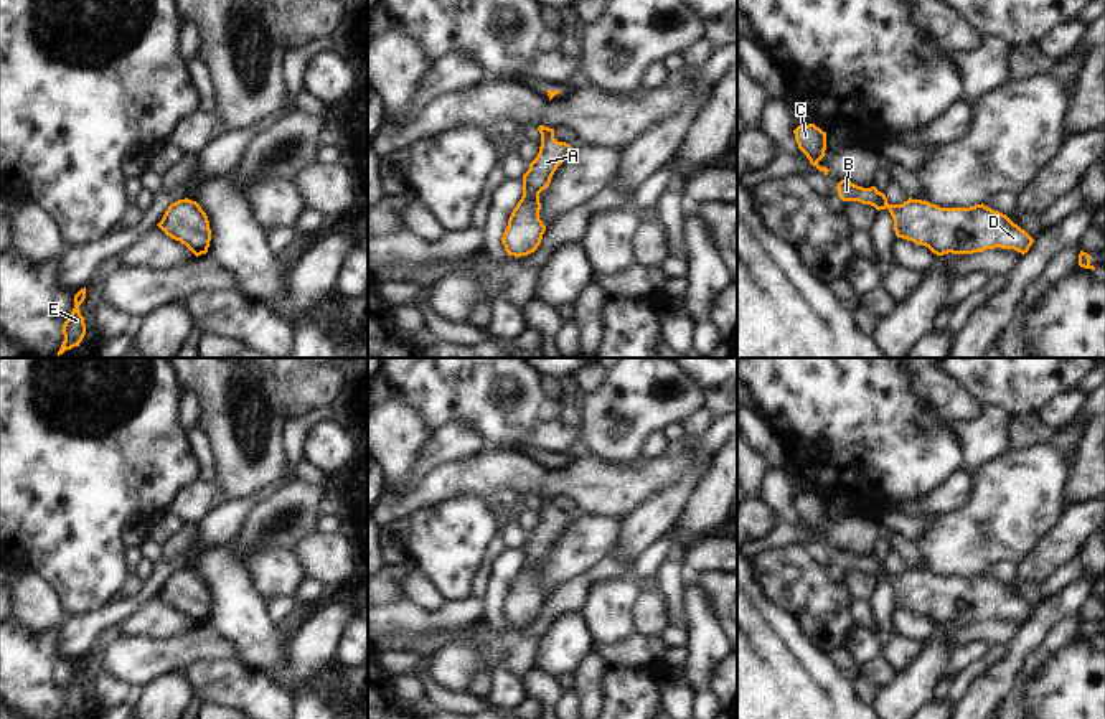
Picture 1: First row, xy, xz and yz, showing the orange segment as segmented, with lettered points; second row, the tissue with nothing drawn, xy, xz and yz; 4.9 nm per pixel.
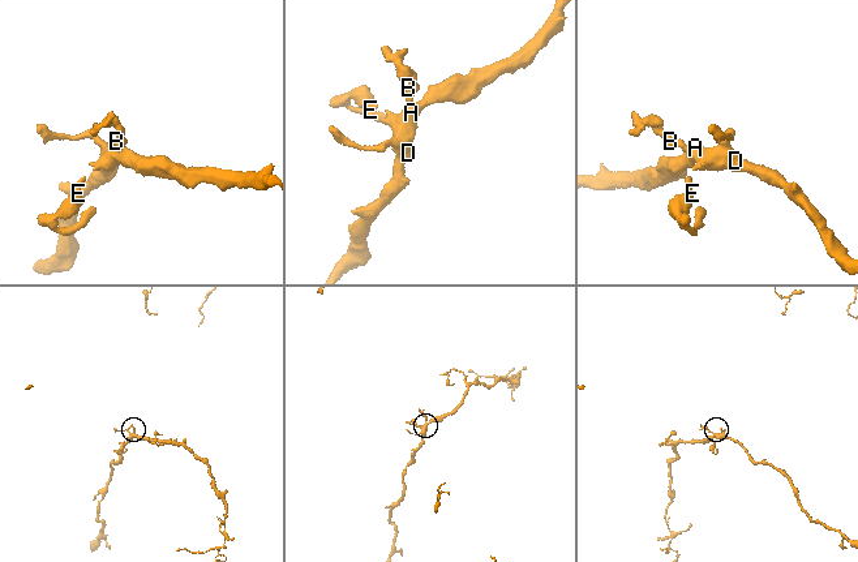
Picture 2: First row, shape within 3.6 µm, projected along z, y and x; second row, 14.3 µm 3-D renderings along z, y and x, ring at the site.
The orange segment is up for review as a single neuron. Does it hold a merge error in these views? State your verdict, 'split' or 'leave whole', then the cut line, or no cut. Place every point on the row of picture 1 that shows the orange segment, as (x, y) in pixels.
leave whole; cut none

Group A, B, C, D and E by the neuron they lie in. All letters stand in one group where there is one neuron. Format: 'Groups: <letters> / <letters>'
Groups: A B C D E

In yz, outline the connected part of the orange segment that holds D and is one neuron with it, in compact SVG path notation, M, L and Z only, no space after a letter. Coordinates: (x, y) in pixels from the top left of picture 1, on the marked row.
M841 180L836 186L843 201L871 204L877 211L889 209L897 237L929 247L933 254L973 254L986 249L1014 249L1023 256L1034 239L1006 214L988 206L940 208L929 201L909 198L902 204L889 204L876 186L863 188Z

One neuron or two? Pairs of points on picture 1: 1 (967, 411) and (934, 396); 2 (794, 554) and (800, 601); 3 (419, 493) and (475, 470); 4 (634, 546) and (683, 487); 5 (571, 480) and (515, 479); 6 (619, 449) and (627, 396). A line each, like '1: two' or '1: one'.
1: one
2: one
3: one
4: one
5: one
6: one

